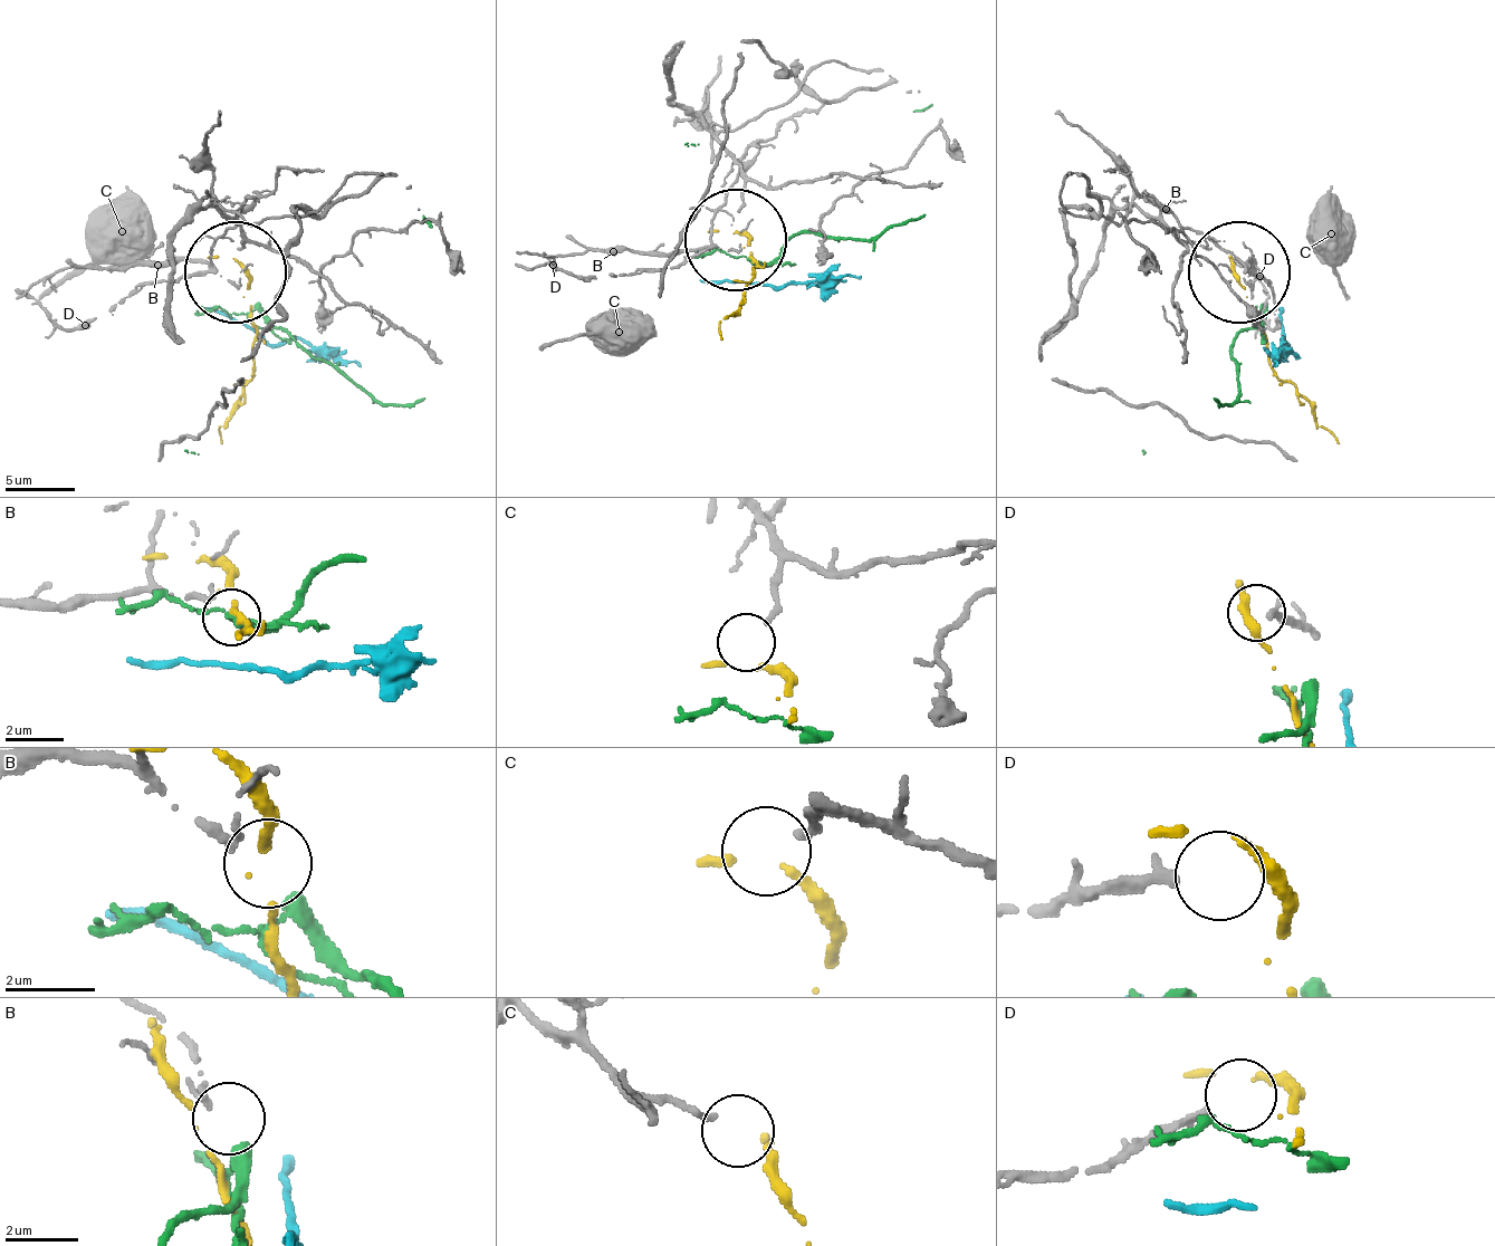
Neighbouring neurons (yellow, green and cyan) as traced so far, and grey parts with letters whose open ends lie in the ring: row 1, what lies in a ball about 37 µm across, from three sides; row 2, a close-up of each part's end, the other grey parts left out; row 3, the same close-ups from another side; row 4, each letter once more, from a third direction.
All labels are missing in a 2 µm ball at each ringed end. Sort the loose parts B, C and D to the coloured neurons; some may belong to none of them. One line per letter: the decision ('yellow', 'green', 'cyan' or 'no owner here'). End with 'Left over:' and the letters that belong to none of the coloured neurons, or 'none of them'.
B: green
C: yellow
D: no owner here
Left over: D

